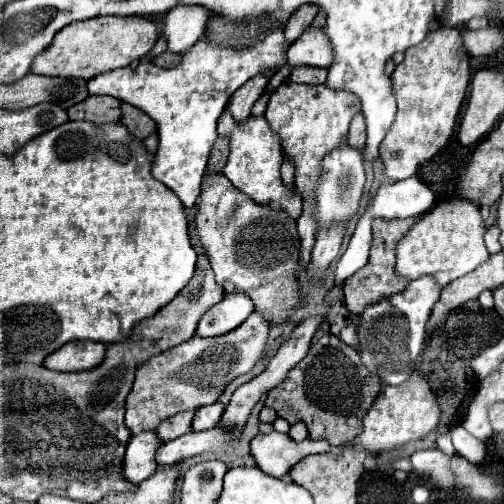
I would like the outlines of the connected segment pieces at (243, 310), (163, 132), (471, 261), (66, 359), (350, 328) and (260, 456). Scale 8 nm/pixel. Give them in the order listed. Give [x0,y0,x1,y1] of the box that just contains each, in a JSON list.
[[197,293,253,337],[87,31,287,209],[397,199,489,287],[43,341,105,371],[339,325,357,349],[251,431,341,477]]

